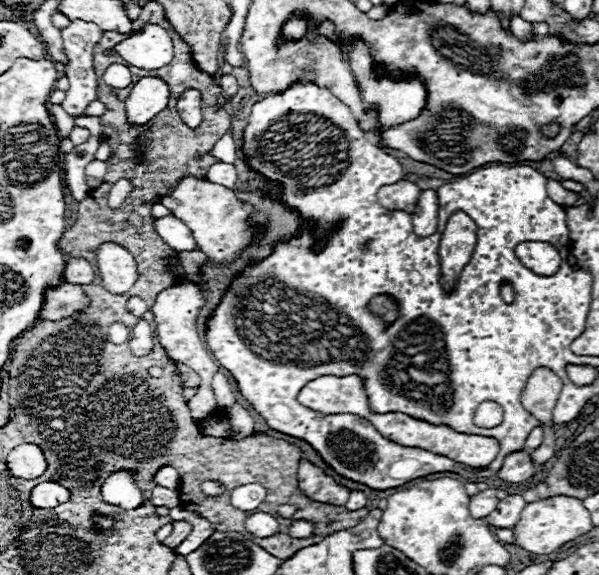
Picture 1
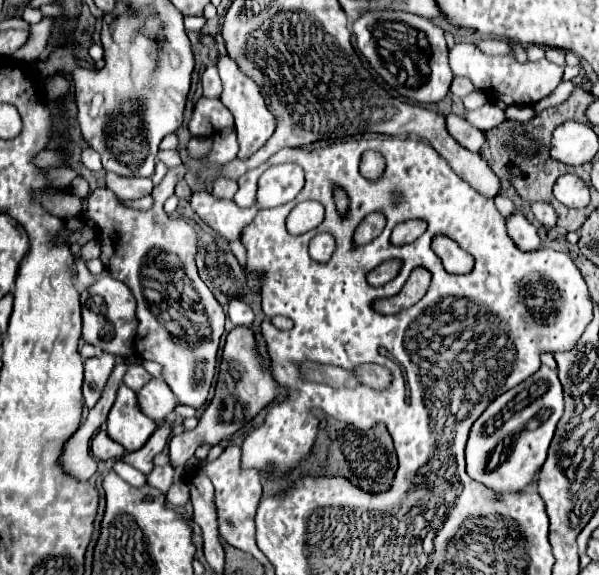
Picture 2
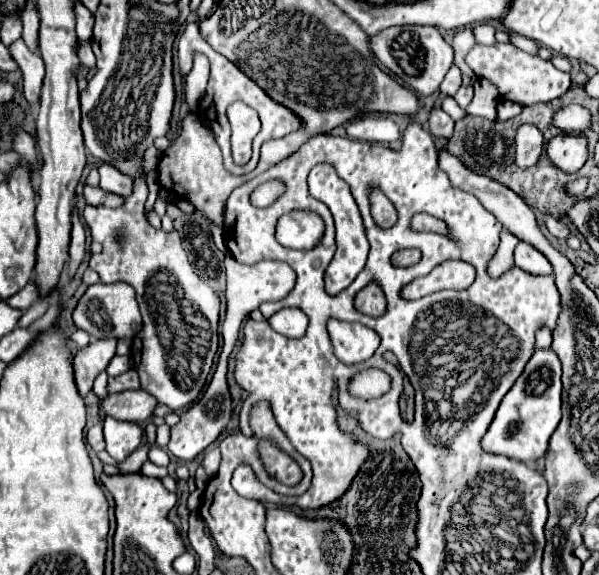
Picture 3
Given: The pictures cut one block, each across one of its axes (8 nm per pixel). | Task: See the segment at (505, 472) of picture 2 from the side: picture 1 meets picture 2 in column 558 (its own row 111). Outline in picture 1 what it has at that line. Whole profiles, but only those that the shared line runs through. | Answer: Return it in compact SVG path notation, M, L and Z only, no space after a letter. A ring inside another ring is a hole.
M358 44L352 50L352 70L354 76L362 88L362 98L366 100L366 104L380 108L380 116L382 116L382 124L390 126L390 124L400 124L402 120L412 120L414 116L420 114L420 110L424 108L426 102L426 90L424 86L414 80L414 82L390 82L390 80L376 80L372 66L370 66L370 58L366 56L366 48L362 44Z

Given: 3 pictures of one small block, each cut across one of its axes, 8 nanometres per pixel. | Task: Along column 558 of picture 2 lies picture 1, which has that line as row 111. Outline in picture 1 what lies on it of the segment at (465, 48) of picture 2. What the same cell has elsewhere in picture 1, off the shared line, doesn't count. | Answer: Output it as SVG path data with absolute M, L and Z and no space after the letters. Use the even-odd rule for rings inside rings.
M74 20L68 28L62 30L62 40L64 40L64 50L68 54L68 68L66 68L66 78L70 80L70 88L66 90L66 100L62 102L62 108L74 118L74 116L84 116L86 106L96 100L96 74L94 74L94 64L92 64L92 52L98 40L102 38L102 28L98 28L92 22L84 20Z

